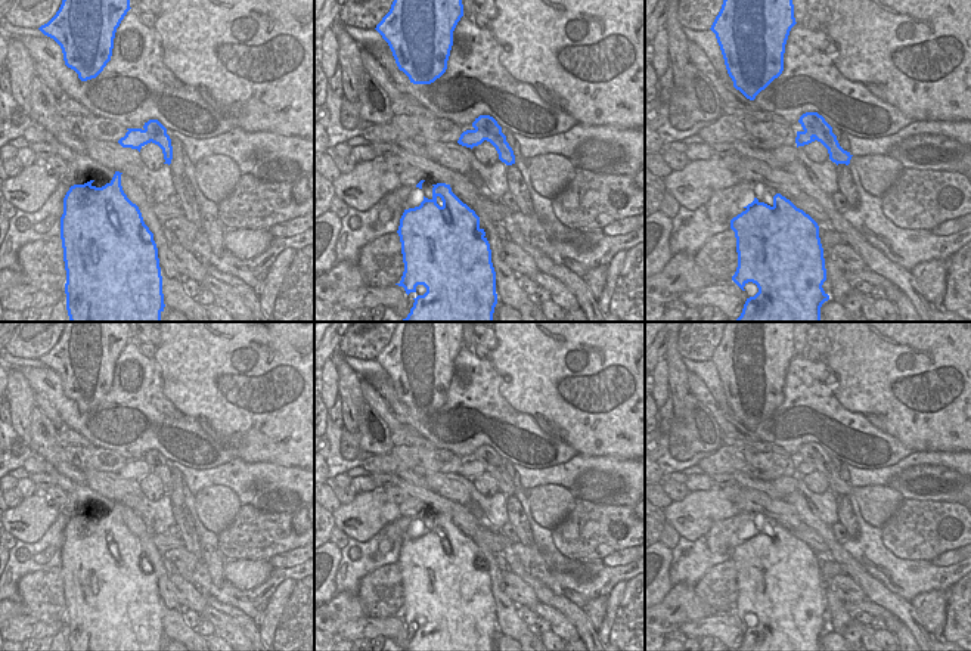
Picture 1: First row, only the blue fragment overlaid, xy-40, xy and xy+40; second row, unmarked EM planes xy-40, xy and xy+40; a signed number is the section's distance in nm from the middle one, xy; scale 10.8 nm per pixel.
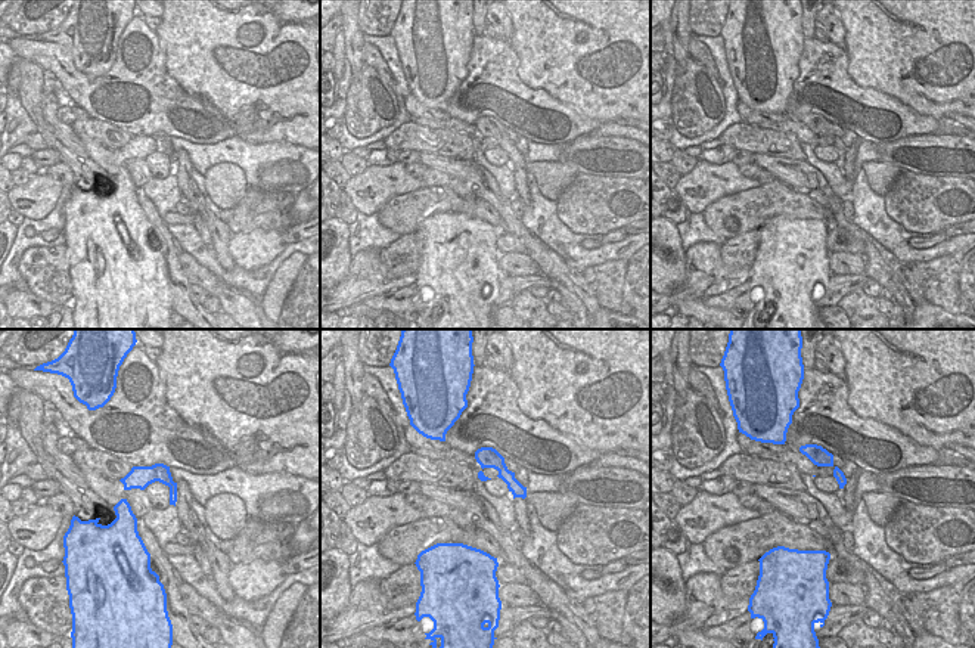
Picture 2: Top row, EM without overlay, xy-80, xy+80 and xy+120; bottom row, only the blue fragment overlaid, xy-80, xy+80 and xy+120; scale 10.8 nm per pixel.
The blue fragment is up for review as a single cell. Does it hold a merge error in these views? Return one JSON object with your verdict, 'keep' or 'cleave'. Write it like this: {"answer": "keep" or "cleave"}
{"answer": "cleave"}

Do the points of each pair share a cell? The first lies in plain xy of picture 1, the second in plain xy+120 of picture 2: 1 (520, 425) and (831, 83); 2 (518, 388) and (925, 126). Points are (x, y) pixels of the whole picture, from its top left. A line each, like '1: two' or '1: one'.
1: one
2: two

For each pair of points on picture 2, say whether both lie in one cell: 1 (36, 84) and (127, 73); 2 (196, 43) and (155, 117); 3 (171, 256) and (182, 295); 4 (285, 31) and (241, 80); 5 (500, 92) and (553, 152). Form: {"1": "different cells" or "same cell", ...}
{"1": "different cells", "2": "different cells", "3": "same cell", "4": "same cell", "5": "different cells"}

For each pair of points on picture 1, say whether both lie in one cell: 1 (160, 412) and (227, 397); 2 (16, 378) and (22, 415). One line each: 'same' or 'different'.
1: different
2: same

